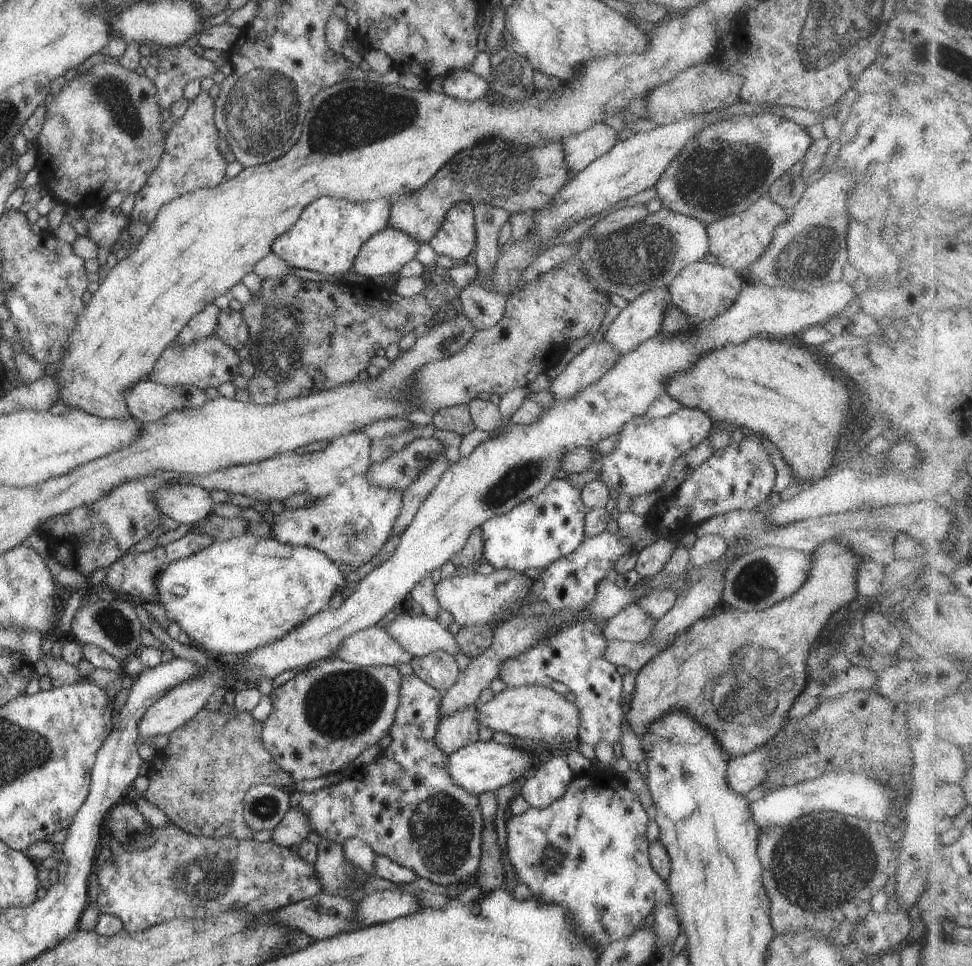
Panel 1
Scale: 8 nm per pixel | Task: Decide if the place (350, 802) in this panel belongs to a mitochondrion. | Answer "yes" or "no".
no

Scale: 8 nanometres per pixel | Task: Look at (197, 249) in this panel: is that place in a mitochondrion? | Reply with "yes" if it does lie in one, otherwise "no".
no

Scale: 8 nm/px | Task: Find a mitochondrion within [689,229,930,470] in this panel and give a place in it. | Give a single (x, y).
(800, 264)

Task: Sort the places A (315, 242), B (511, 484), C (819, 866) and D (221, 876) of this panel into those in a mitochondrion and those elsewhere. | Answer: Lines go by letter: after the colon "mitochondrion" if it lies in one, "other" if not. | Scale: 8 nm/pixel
A: other
B: mitochondrion
C: mitochondrion
D: mitochondrion

